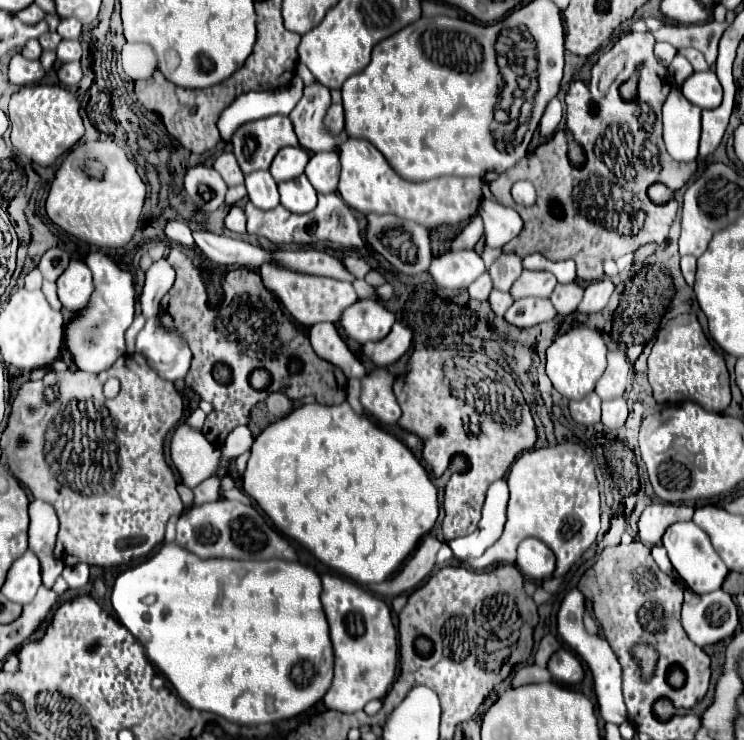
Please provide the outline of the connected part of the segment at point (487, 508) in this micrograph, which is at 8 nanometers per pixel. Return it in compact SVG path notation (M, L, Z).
M505 480L493 482L493 486L487 490L486 494L487 498L485 498L483 512L481 512L483 516L481 516L477 530L470 536L448 543L454 556L461 561L470 553L473 558L479 558L503 534L503 526L507 518L507 500L509 500L507 482Z

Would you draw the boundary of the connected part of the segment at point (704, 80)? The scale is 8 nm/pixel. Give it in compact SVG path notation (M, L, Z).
M713 70L695 72L683 82L681 90L683 90L683 96L689 102L697 104L699 108L717 108L723 96L723 88Z

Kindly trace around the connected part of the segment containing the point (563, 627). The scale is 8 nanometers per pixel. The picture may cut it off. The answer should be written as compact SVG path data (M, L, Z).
M573 588L571 592L565 594L557 614L557 630L559 630L559 638L563 642L567 642L567 646L577 652L587 666L593 672L593 682L595 682L595 694L597 694L597 704L599 704L599 714L605 722L613 722L613 724L623 724L627 722L627 708L621 696L621 664L615 656L615 652L611 650L609 642L603 636L593 636L587 634L583 624L583 616L585 612L585 596Z

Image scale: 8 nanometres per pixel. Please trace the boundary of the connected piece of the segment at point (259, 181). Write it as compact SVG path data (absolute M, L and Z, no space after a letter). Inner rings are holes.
M253 172L245 176L245 188L247 188L249 200L261 210L273 210L273 206L281 204L277 182L269 172Z

